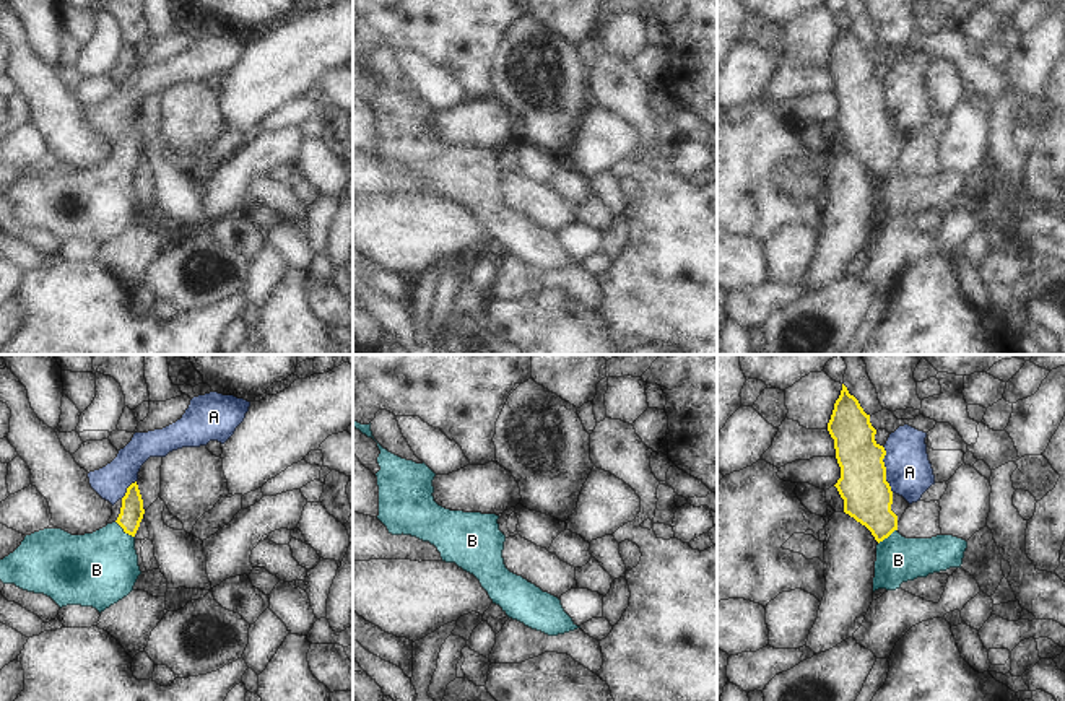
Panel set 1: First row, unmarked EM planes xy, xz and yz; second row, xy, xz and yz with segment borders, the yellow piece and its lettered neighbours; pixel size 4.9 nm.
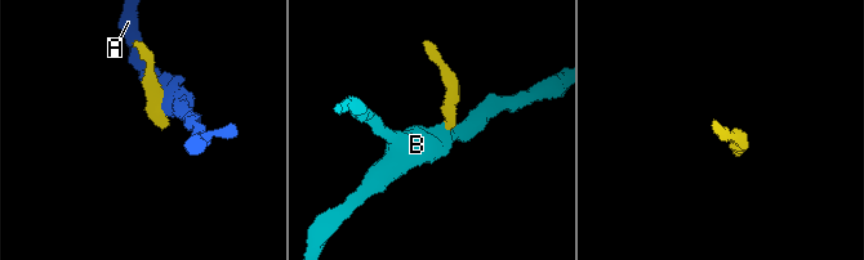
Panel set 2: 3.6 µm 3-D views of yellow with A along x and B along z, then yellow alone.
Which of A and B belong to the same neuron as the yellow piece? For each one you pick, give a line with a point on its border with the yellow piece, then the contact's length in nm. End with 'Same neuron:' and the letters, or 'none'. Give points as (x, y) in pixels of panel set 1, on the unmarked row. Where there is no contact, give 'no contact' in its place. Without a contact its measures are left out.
B: contact xy (124, 166); length 130 nm
Same neuron: B

